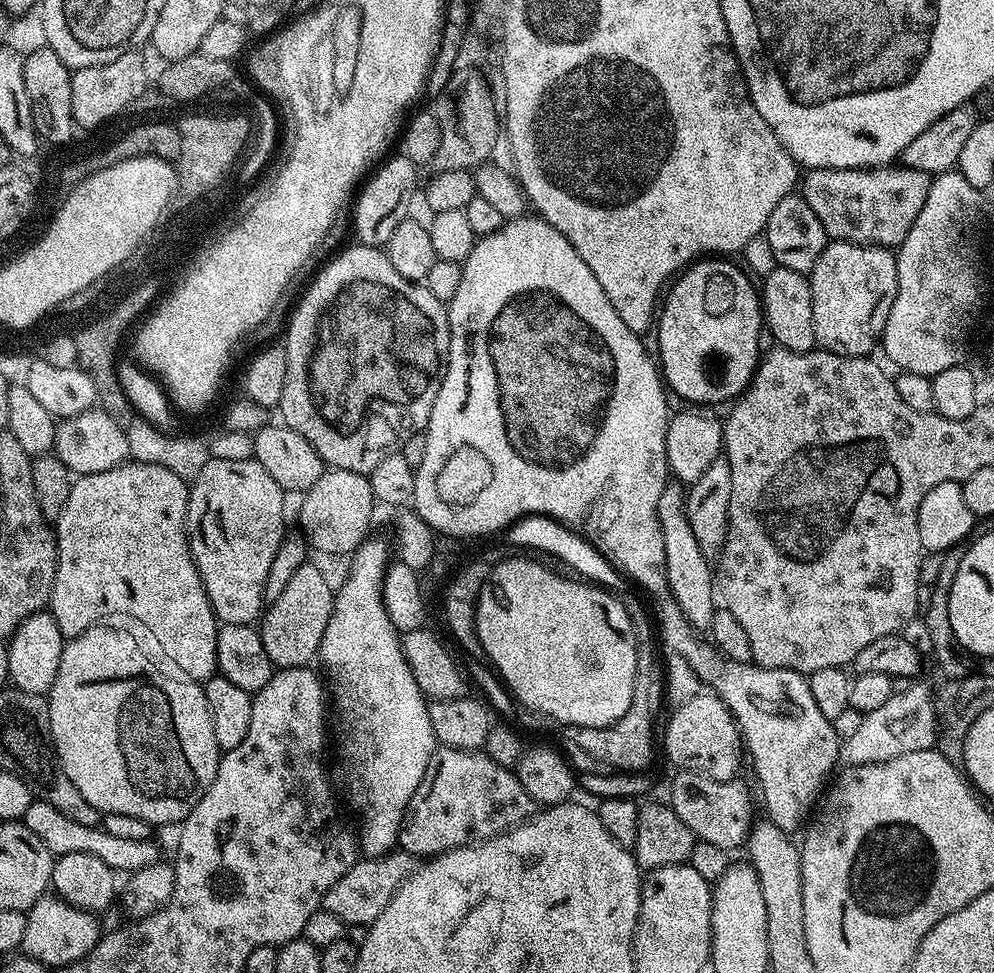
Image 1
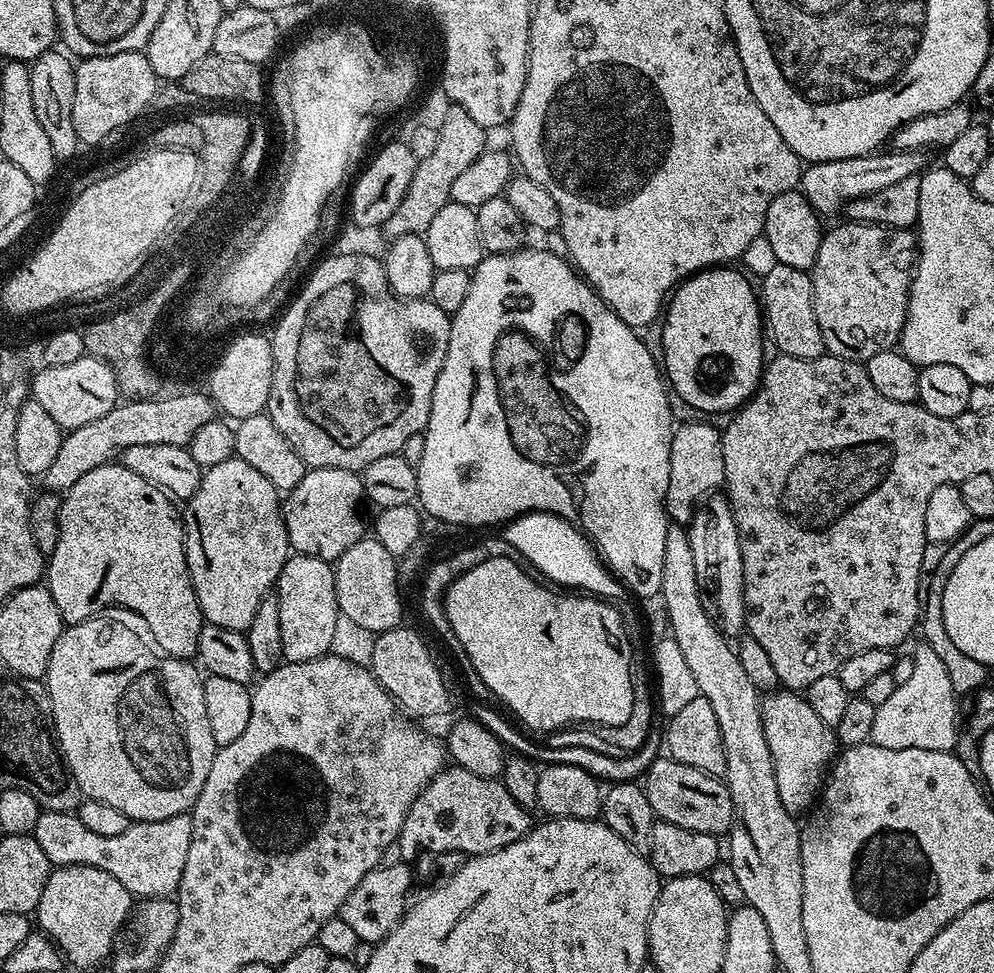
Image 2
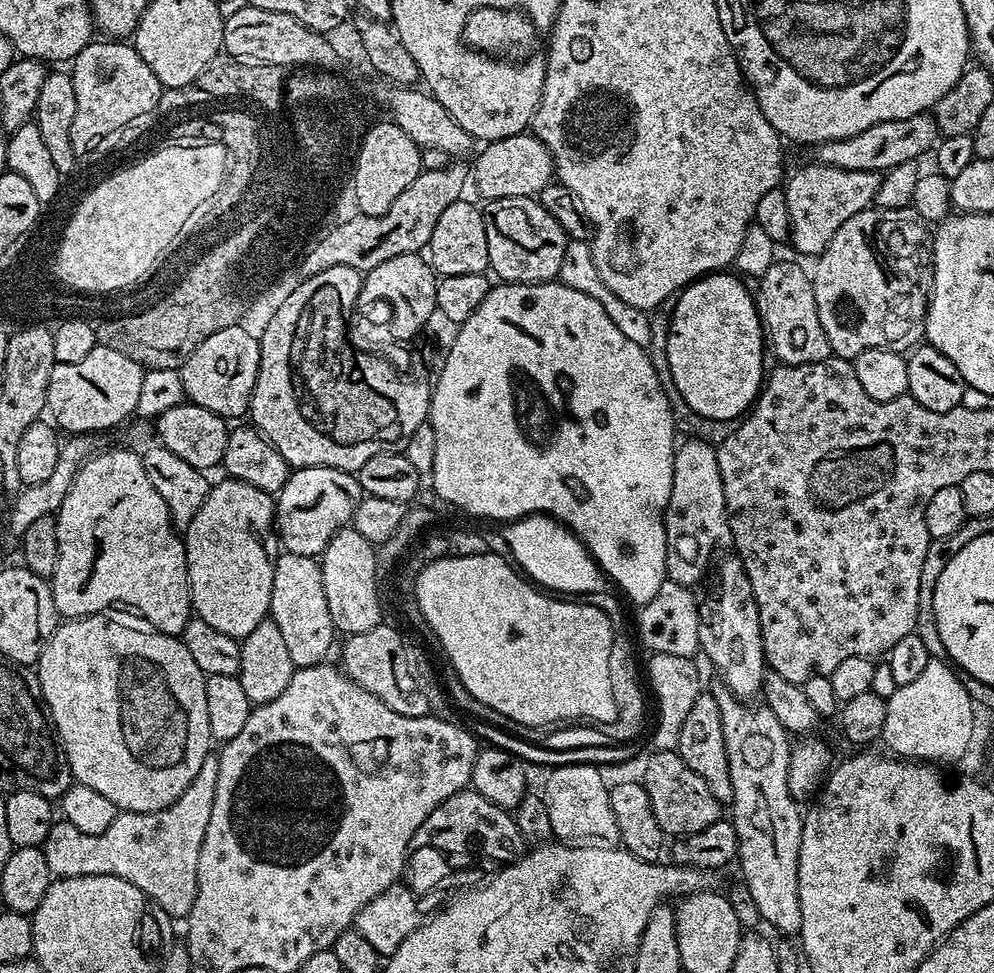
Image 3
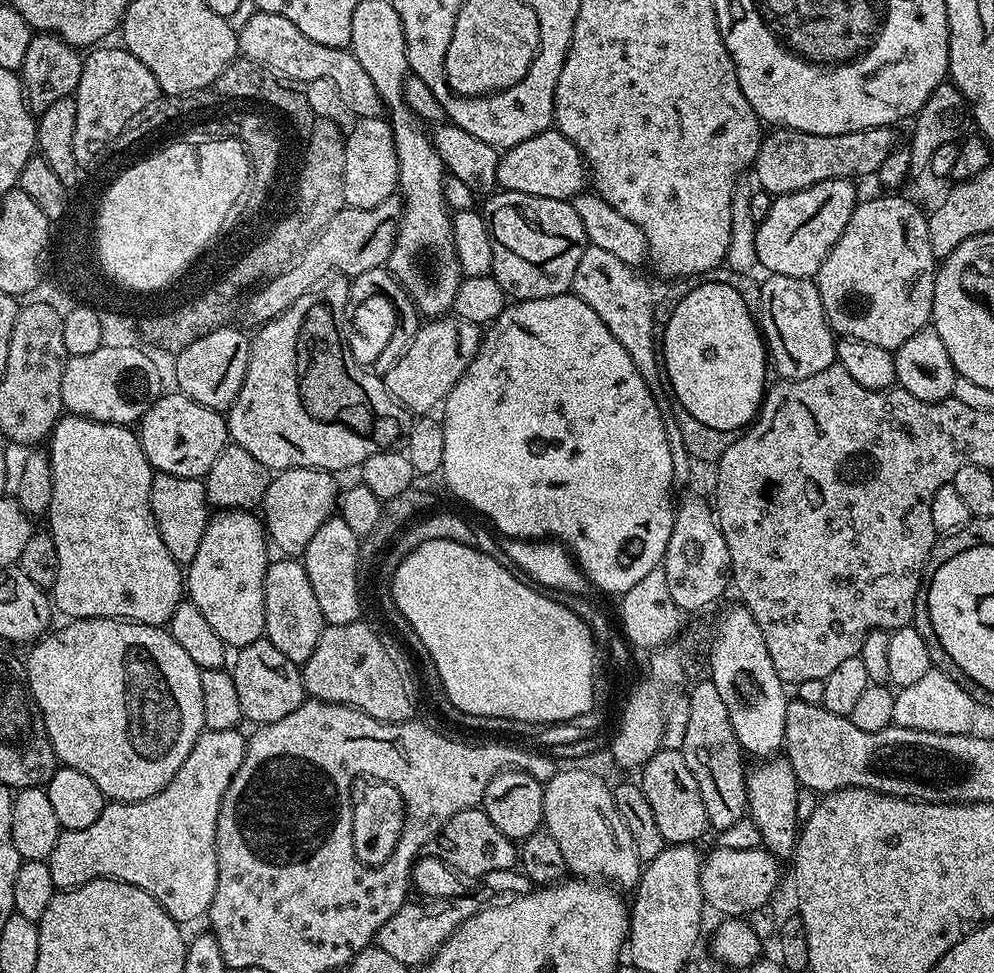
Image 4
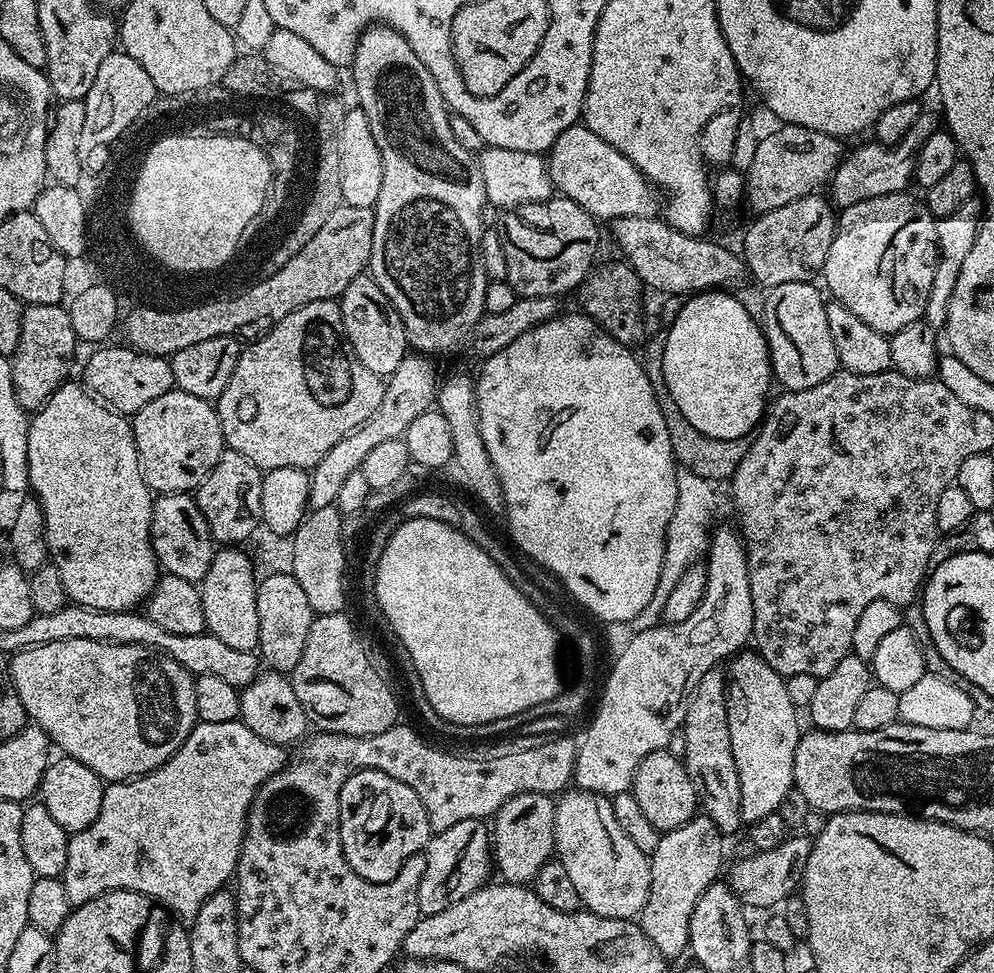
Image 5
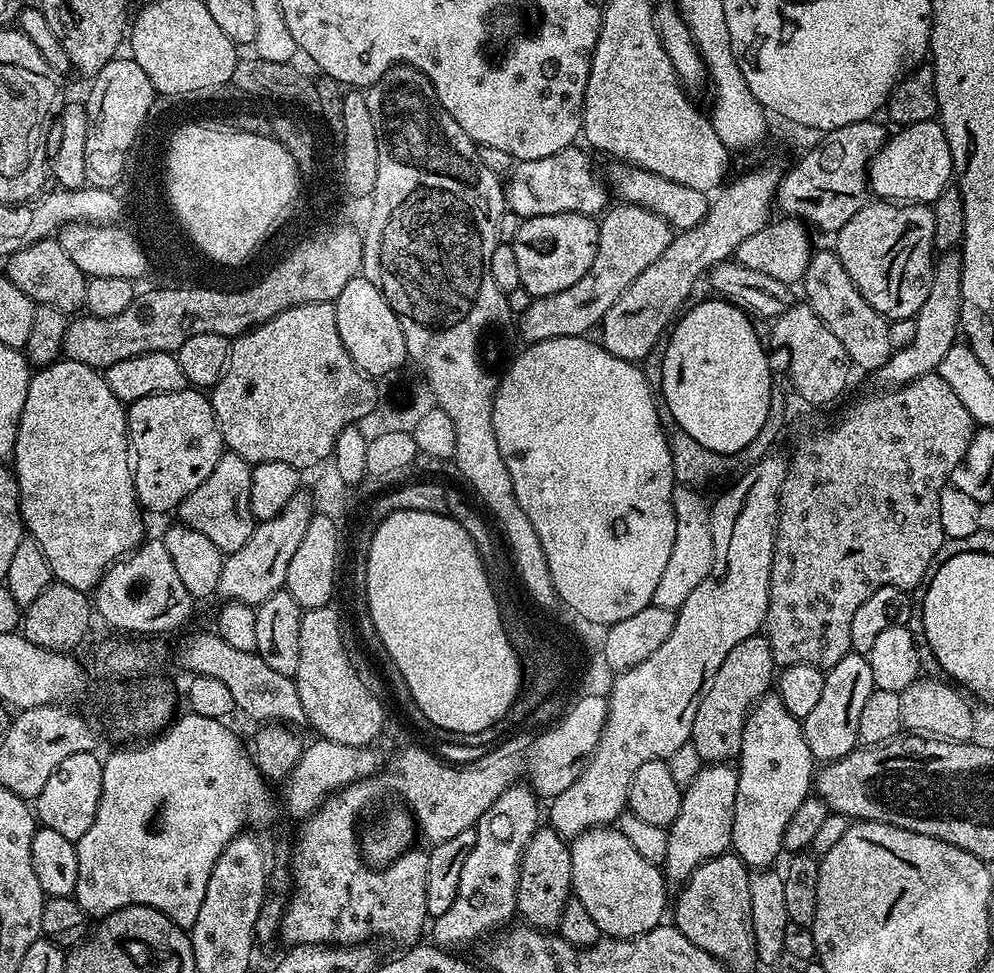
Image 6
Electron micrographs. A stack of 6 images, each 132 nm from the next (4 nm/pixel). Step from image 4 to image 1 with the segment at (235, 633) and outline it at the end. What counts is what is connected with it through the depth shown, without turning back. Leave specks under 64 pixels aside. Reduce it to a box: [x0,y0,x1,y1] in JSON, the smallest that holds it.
[188,458,284,624]

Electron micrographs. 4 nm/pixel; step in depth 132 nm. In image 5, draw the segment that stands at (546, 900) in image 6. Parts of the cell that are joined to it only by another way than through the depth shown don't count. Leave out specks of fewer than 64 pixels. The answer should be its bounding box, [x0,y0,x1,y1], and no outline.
[491,792,556,885]

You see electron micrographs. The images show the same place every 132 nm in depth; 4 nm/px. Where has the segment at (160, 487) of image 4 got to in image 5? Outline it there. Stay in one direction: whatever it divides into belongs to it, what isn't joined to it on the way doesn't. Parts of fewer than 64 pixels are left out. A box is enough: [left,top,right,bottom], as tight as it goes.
[150,492,218,585]

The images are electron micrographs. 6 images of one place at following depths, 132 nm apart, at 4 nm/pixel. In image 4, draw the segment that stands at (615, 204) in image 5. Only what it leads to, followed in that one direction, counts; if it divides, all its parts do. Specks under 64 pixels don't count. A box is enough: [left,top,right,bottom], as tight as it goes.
[497,130,590,201]

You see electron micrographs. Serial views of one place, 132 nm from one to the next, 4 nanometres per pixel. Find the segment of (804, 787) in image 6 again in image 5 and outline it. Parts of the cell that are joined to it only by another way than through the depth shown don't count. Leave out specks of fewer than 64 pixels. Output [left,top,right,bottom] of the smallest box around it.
[726,650,802,825]

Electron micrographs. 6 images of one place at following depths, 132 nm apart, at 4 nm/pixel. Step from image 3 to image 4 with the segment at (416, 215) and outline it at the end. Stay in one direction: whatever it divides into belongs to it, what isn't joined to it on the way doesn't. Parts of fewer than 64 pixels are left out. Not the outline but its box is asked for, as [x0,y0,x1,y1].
[248,195,401,325]

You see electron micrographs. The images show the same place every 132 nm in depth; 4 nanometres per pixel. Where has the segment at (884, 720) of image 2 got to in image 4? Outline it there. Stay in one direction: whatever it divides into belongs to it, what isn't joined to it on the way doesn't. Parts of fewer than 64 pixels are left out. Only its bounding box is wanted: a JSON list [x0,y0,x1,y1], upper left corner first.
[892,670,977,736]

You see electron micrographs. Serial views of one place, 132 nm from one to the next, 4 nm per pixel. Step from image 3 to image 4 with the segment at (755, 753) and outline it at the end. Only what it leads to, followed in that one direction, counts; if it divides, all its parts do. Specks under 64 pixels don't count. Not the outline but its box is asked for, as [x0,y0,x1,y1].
[747,758,798,858]

